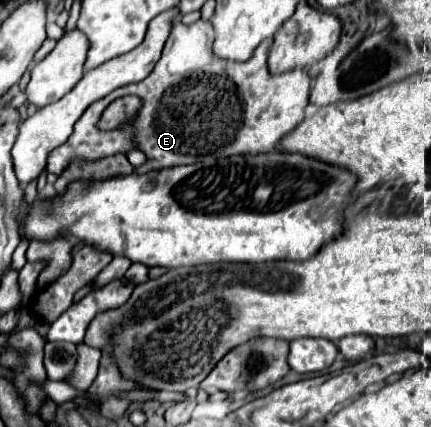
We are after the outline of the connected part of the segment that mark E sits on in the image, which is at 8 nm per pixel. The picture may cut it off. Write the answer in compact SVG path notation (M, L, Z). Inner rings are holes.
M176 17L162 49L162 57L154 65L152 73L140 83L124 85L100 101L94 101L76 121L70 139L50 151L46 169L60 175L60 171L72 159L100 159L116 153L128 155L128 151L134 147L140 147L140 151L146 155L146 163L138 167L138 173L196 163L204 155L228 157L236 153L262 153L276 149L282 137L294 131L304 119L310 95L306 69L270 75L266 67L268 49L272 43L270 39L264 41L264 45L260 45L246 63L220 61L212 53L212 43L214 29L210 21L200 19L192 25L182 25L182 21ZM124 95L136 95L142 99L142 107L134 119L142 121L140 141L132 141L128 137L128 127L118 127L114 131L96 129L104 107Z

